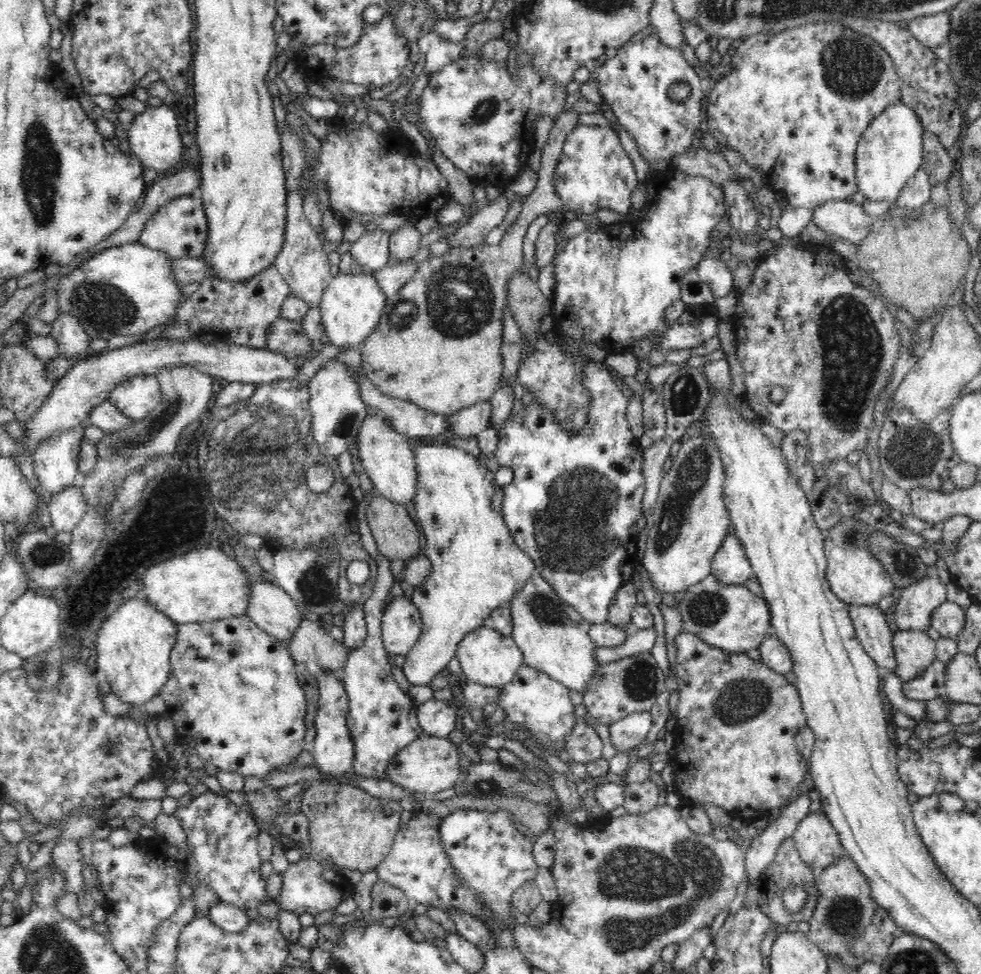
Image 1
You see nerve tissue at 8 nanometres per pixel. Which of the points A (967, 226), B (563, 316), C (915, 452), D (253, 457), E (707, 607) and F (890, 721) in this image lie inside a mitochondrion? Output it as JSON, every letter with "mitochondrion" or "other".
{"A":"other","B":"other","C":"mitochondrion","D":"mitochondrion","E":"mitochondrion","F":"other"}

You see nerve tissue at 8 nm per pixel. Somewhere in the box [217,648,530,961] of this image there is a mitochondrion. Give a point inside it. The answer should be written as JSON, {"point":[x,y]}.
{"point":[488,788]}

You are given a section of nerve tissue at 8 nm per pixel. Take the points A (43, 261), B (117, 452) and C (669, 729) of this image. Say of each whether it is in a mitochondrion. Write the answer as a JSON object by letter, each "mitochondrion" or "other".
{"A":"other","B":"mitochondrion","C":"other"}

